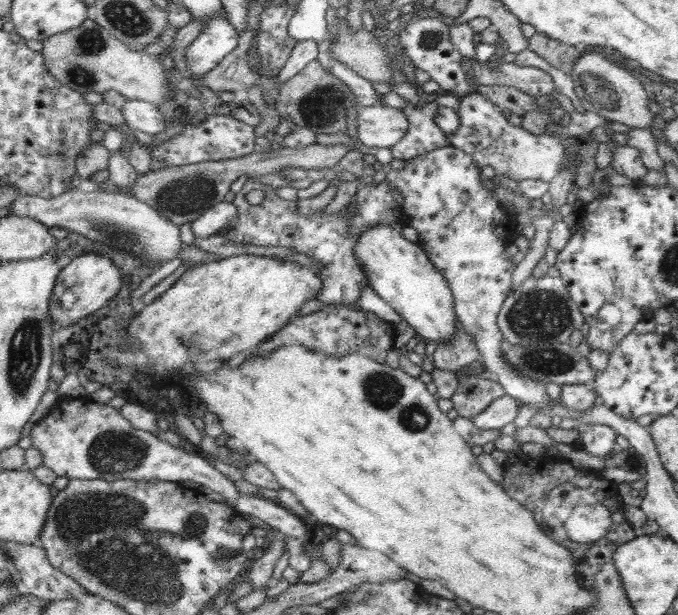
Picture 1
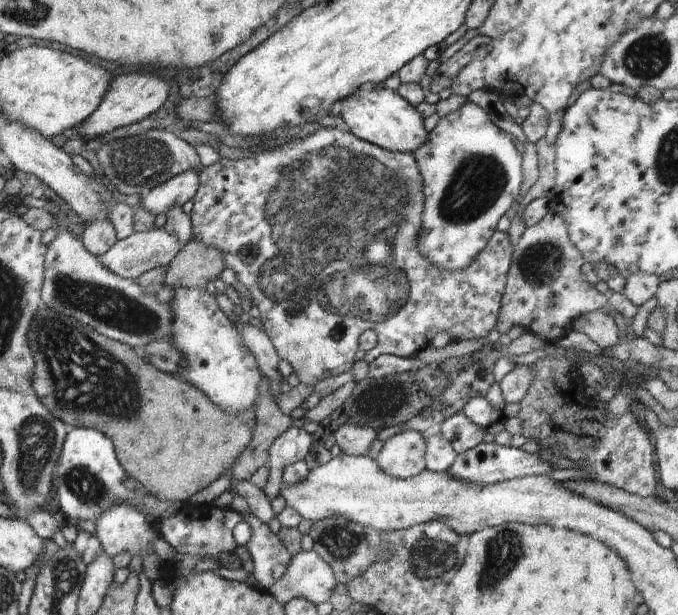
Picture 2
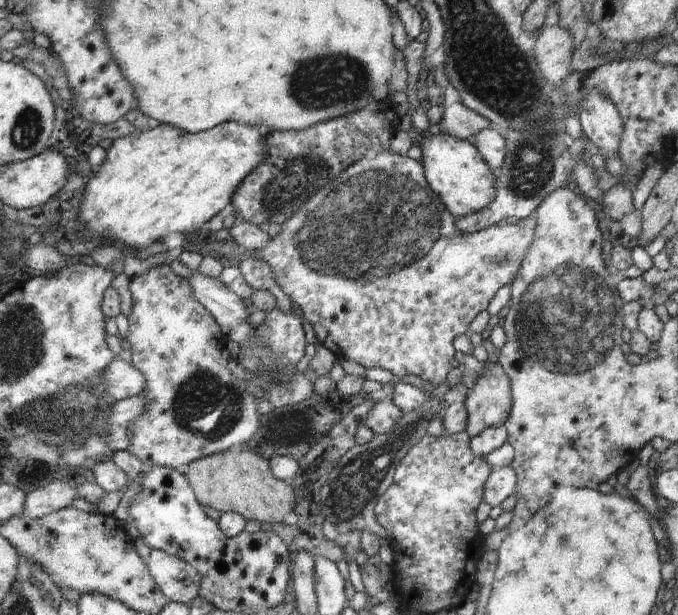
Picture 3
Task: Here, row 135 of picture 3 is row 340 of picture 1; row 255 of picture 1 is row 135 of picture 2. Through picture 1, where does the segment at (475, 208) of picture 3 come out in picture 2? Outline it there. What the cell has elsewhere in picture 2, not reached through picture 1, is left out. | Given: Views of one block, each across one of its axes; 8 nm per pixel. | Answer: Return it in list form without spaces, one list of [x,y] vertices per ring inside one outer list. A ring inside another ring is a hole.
[[[381,86],[372,90],[360,87],[340,104],[340,118],[344,119],[345,129],[356,135],[356,138],[378,145],[380,148],[413,154],[424,142],[428,142],[428,131],[424,128],[423,118],[416,109],[396,92]]]

